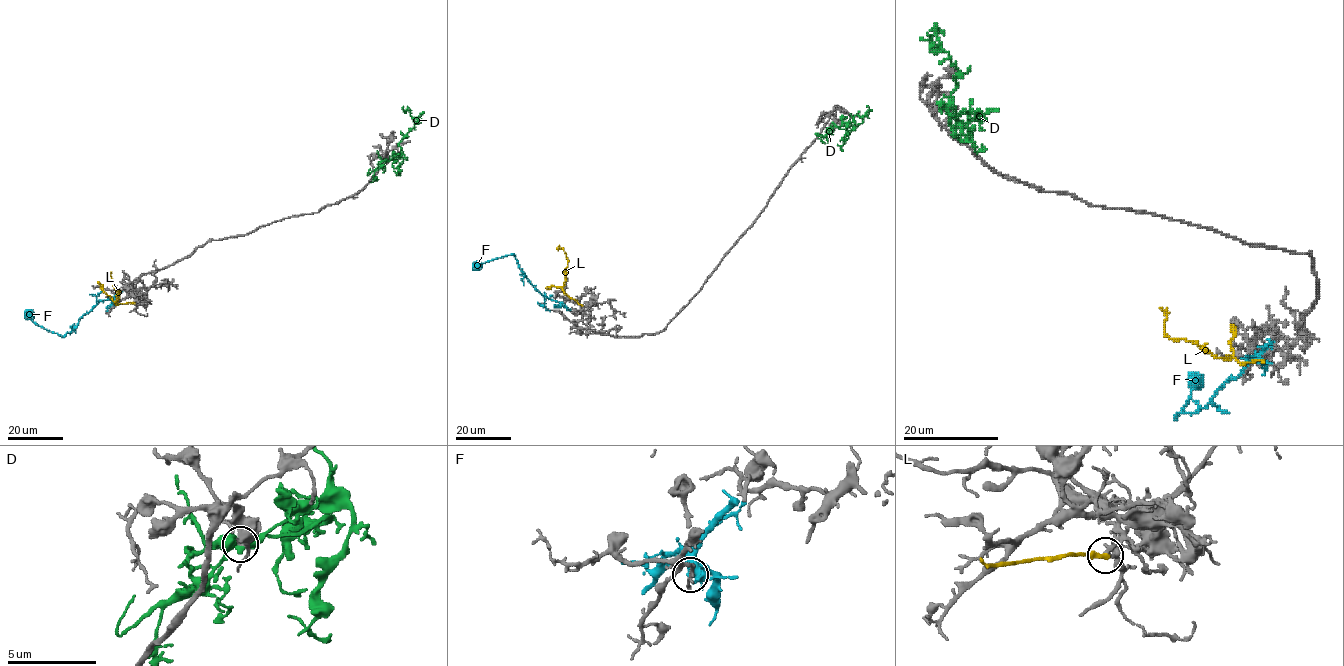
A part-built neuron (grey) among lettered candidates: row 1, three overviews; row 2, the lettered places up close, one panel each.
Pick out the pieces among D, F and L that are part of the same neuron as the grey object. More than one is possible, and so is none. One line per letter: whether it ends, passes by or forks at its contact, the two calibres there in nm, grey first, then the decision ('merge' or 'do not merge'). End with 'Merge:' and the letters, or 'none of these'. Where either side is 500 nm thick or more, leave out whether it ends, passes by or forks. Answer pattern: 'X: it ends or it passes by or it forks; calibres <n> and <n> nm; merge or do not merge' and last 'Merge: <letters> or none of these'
D: it forks; calibres 170 and 480 nm; do not merge
F: it forks; calibres 240 and 440 nm; do not merge
L: it ends; calibres 200 and 280 nm; do not merge
Merge: none of these

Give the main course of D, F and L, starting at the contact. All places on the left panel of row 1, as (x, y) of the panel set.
D: (387, 160), (400, 152), (400, 141), (415, 123), (409, 111), (403, 106)
F: (114, 303), (111, 299), (101, 299), (69, 333), (62, 336), (35, 324), (26, 310)
L: (134, 303), (114, 303), (119, 292), (113, 285), (111, 271)

